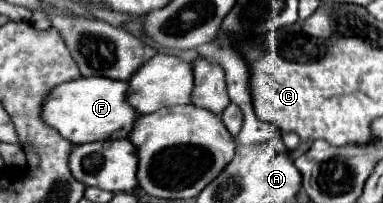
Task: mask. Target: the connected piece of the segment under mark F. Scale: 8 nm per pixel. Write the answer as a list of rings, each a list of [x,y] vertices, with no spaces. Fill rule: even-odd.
[[[80,77],[52,89],[44,103],[44,121],[74,145],[124,139],[130,135],[140,113],[128,105],[128,81],[108,81],[106,77]]]

